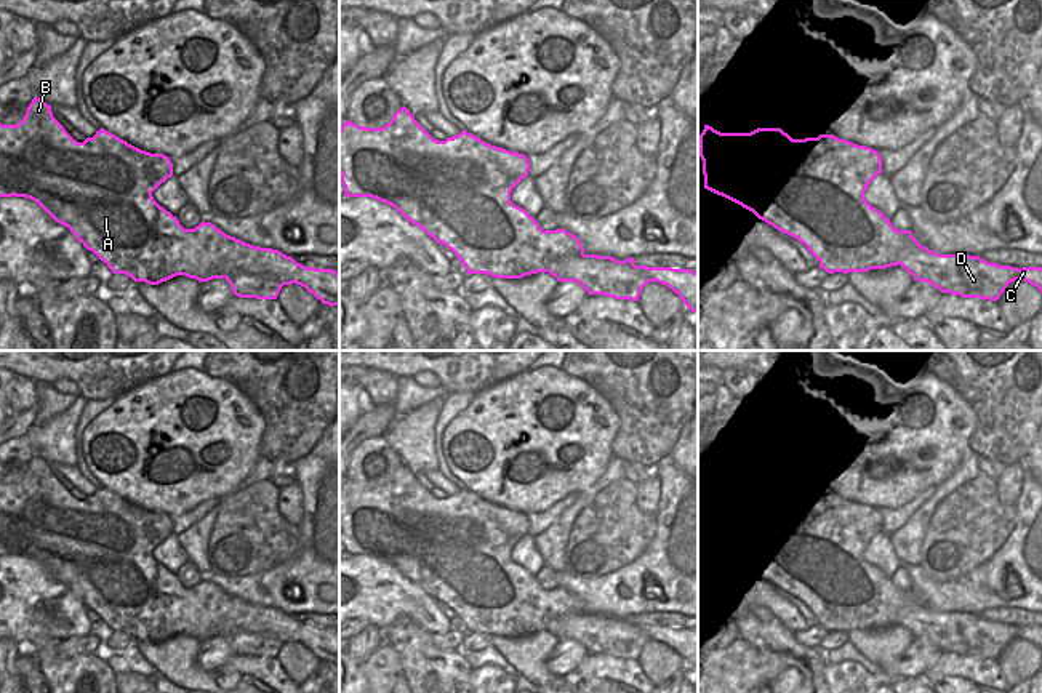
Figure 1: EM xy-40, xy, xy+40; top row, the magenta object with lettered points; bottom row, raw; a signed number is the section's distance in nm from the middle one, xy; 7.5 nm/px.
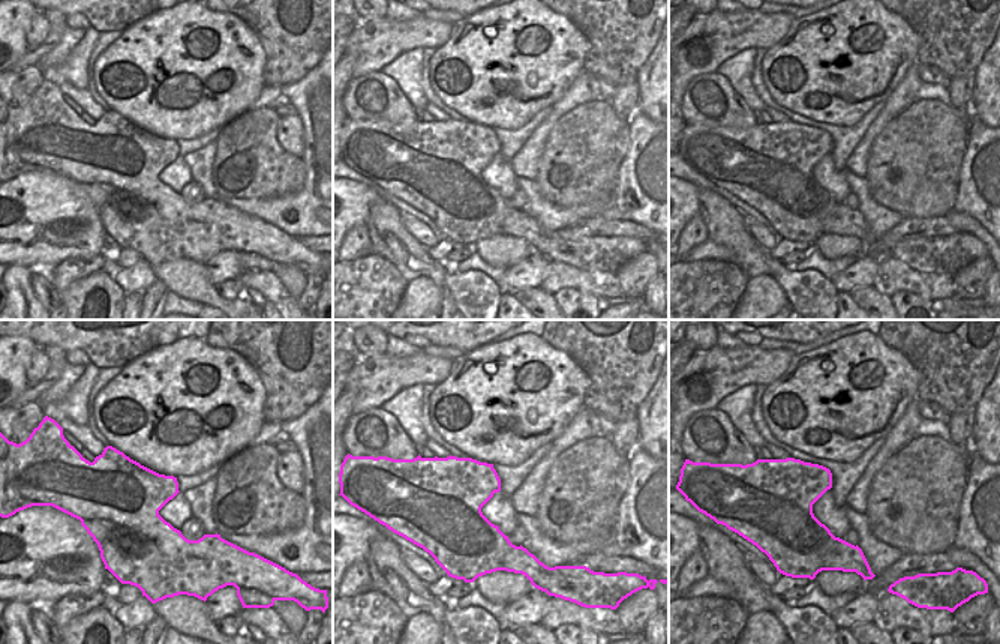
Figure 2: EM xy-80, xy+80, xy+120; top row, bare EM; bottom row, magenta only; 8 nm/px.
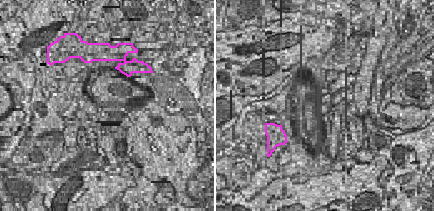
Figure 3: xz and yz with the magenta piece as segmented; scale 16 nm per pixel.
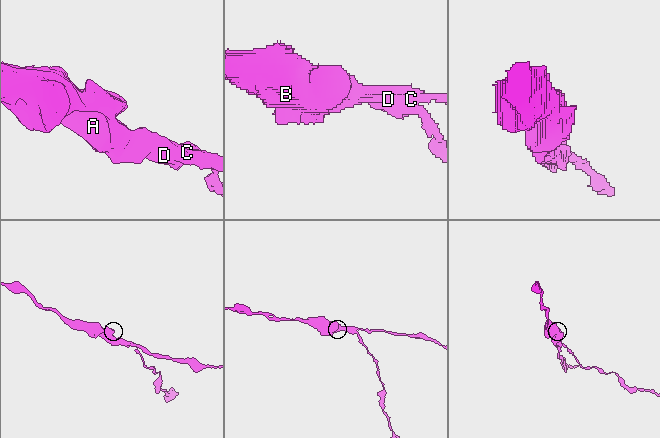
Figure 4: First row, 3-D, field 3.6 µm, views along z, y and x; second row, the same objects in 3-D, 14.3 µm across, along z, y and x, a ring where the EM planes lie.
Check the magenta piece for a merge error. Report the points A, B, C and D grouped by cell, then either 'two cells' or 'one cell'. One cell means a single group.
A B C / D; two cells

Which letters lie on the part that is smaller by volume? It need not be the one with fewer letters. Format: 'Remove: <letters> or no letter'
Remove: D

